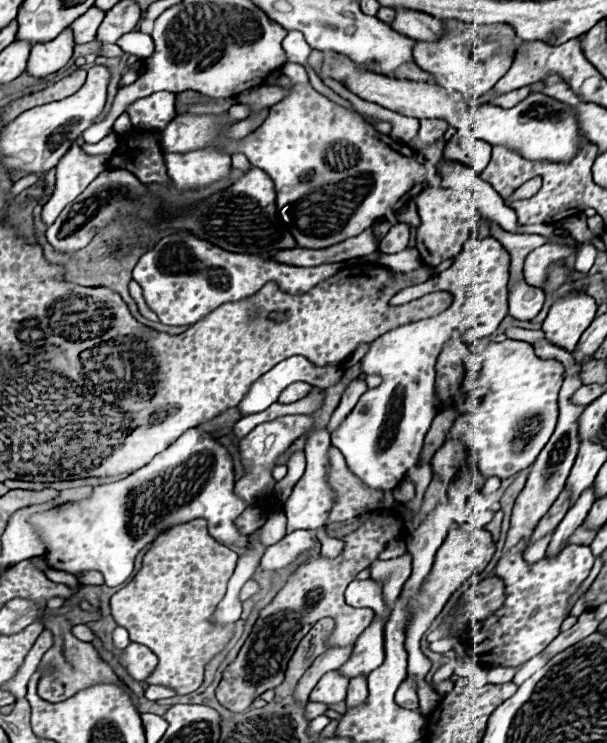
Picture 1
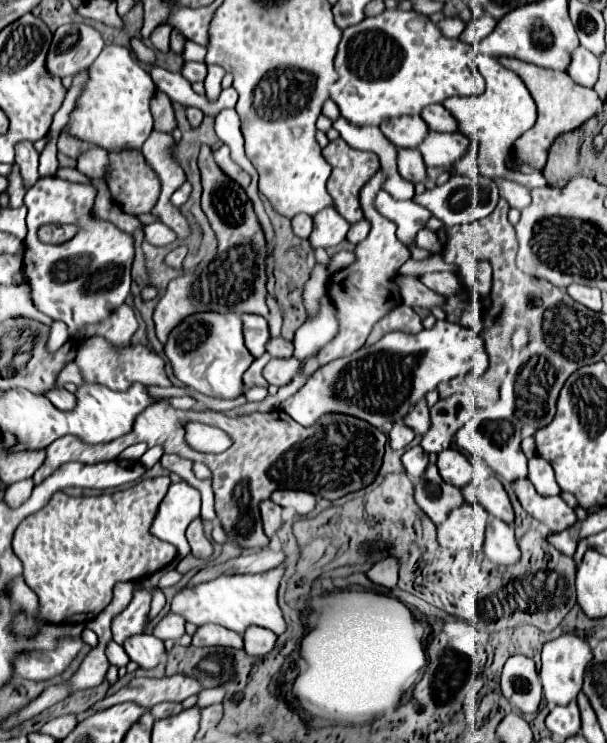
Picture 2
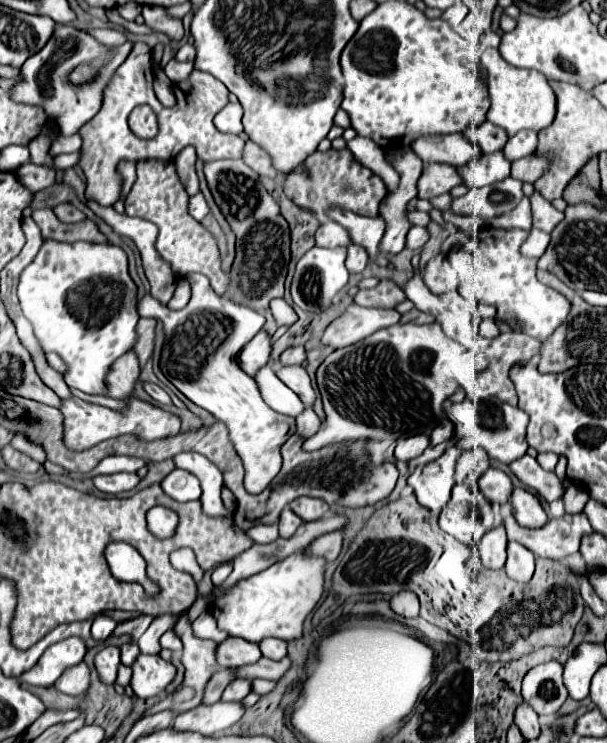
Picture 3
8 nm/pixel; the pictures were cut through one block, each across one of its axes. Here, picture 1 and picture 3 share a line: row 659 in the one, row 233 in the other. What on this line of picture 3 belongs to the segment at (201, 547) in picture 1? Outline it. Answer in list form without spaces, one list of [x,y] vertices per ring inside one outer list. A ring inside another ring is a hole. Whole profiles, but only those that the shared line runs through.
[[[144,160],[144,162],[138,162],[136,168],[138,168],[138,178],[132,190],[128,192],[128,196],[124,198],[126,214],[146,218],[158,226],[156,250],[160,258],[170,264],[176,280],[182,280],[192,272],[200,272],[210,278],[210,284],[216,290],[216,294],[226,296],[230,288],[230,276],[228,272],[222,270],[218,242],[198,220],[194,220],[188,214],[188,194],[178,180],[174,162]]]

